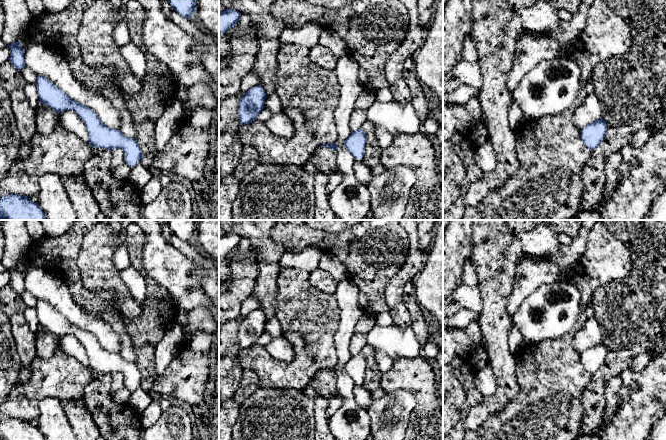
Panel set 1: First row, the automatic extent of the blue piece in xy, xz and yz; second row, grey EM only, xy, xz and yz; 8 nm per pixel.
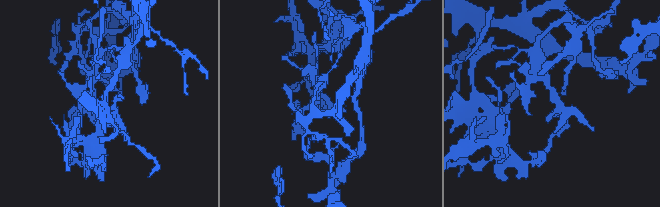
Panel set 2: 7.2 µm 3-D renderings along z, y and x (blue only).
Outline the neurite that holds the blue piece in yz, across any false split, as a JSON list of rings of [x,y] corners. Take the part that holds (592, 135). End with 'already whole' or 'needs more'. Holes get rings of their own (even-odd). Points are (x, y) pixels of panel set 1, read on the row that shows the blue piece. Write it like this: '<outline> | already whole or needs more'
[[[601,118],[587,125],[580,132],[581,139],[589,149],[594,150],[605,138],[606,131],[607,131],[607,124],[605,120]]] | already whole

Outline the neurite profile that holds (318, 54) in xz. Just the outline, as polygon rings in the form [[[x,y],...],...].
[[[316,44],[309,48],[309,59],[323,69],[334,71],[338,58],[335,57],[328,48]]]

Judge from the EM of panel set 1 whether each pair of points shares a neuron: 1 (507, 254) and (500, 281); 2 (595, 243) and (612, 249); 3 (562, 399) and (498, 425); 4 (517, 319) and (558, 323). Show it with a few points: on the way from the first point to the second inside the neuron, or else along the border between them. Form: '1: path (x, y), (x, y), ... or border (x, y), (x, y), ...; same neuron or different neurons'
1: path (500, 261), (500, 274); same neuron
2: path (599, 245), (603, 249), (608, 249); same neuron
3: path (546, 414), (535, 425), (514, 425); same neuron
4: path (527, 319), (534, 324), (548, 323); same neuron

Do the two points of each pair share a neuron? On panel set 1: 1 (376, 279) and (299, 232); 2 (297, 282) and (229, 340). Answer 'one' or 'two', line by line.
1: one
2: two

